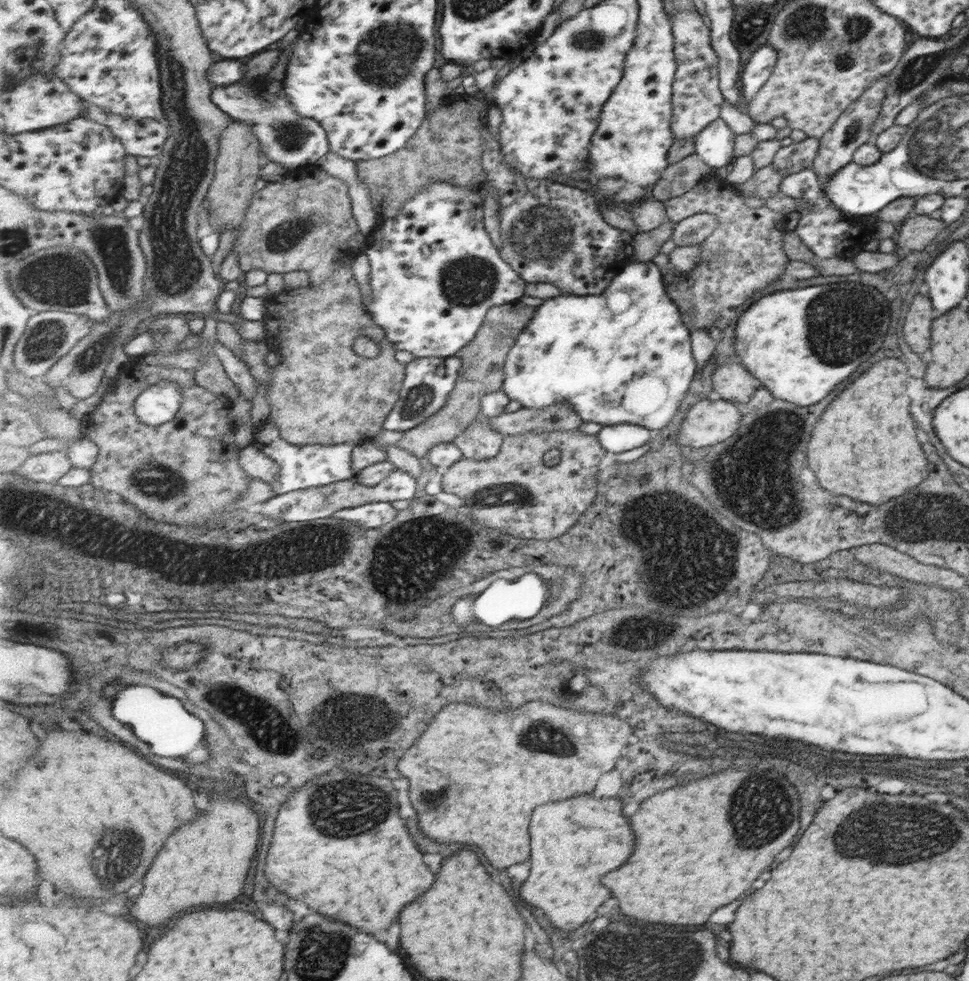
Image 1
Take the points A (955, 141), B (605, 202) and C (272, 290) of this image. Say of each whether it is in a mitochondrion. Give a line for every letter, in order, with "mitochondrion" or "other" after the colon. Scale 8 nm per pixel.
A: mitochondrion
B: other
C: other

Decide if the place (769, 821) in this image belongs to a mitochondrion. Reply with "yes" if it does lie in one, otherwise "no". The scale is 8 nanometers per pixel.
yes

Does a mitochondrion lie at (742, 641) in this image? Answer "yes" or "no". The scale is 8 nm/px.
no

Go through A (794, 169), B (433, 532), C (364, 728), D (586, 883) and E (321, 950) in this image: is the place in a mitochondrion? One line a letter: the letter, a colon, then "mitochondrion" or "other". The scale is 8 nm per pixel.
A: other
B: mitochondrion
C: mitochondrion
D: other
E: mitochondrion

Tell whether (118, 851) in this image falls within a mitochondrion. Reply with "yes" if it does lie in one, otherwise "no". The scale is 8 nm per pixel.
yes

